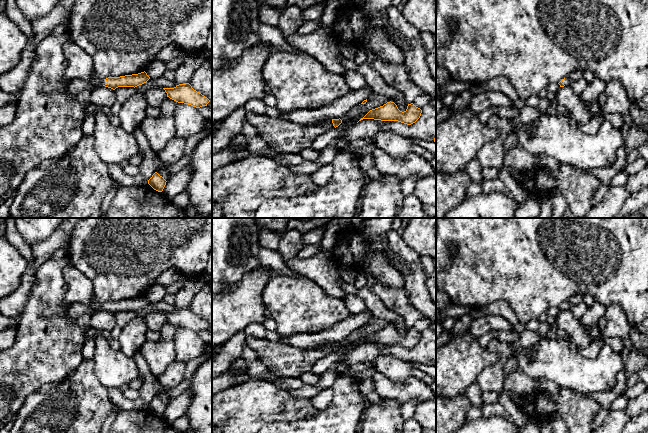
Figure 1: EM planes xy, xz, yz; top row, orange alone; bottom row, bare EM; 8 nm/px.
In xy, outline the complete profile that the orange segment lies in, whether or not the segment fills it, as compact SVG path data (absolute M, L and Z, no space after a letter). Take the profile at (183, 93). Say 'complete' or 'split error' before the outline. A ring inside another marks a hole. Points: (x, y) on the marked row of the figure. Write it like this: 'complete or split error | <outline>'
complete | M189 83L179 84L174 88L163 88L167 97L178 102L191 105L196 108L207 106L210 100L192 88Z

